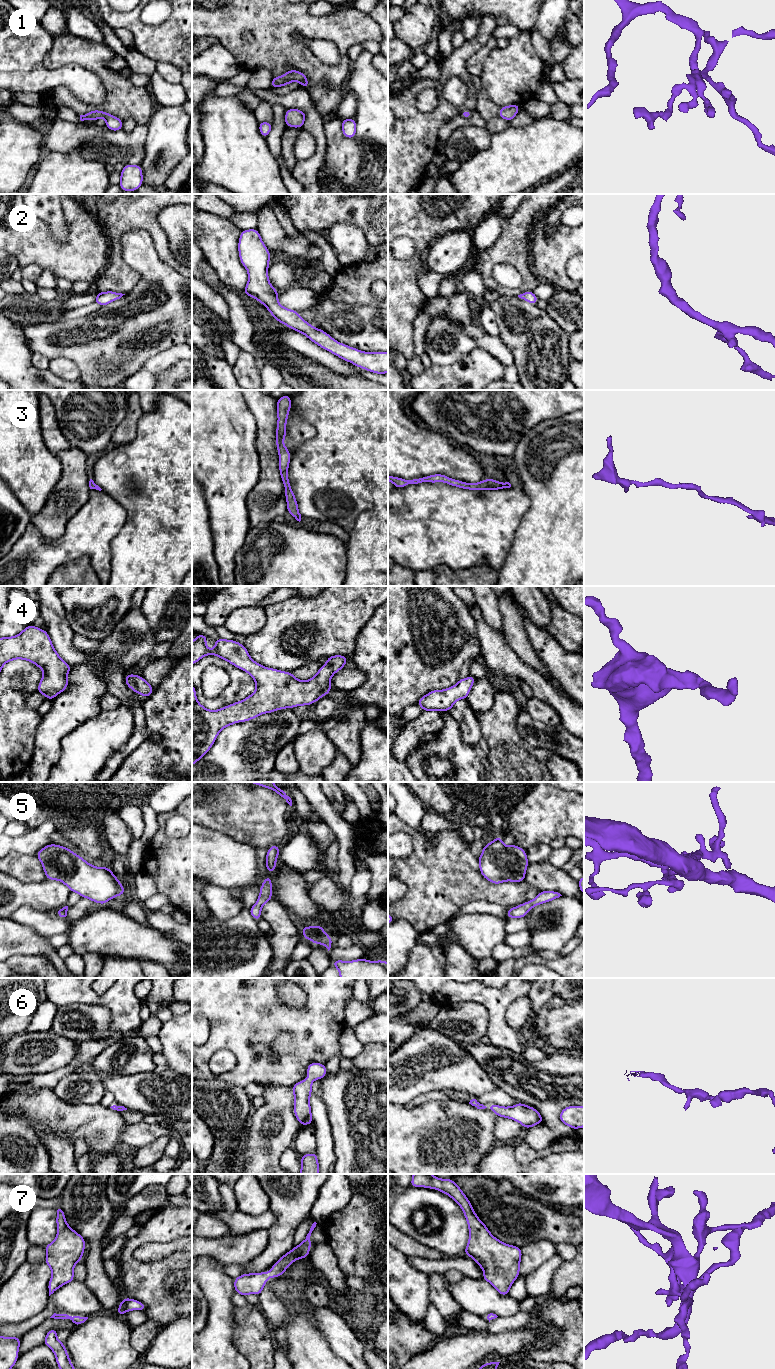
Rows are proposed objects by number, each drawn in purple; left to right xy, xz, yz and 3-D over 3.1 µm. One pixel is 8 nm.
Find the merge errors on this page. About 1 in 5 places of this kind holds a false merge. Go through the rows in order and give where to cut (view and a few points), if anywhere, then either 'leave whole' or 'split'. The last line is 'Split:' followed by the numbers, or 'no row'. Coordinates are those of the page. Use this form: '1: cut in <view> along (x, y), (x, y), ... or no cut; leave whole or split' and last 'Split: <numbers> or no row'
1: no cut; leave whole
2: no cut; leave whole
3: no cut; leave whole
4: no cut; leave whole
5: no cut; leave whole
6: no cut; leave whole
7: no cut; leave whole
Split: no row

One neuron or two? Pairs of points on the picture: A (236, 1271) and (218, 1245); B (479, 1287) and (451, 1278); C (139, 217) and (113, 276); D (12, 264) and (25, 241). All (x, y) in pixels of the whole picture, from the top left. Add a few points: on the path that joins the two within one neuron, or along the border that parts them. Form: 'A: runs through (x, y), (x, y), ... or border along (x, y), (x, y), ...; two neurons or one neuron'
A: border along (246, 1263), (229, 1264), (227, 1266); two neurons
B: border along (464, 1277), (454, 1283), (445, 1281); two neurons
C: runs through (123, 226), (115, 234), (115, 260); one neuron
D: border along (10, 253), (20, 266); two neurons

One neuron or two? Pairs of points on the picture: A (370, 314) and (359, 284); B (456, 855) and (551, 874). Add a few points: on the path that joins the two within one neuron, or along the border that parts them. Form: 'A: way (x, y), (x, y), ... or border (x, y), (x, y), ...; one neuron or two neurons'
A: border (344, 303), (377, 307); two neurons
B: border (524, 881), (532, 884), (540, 891); two neurons

